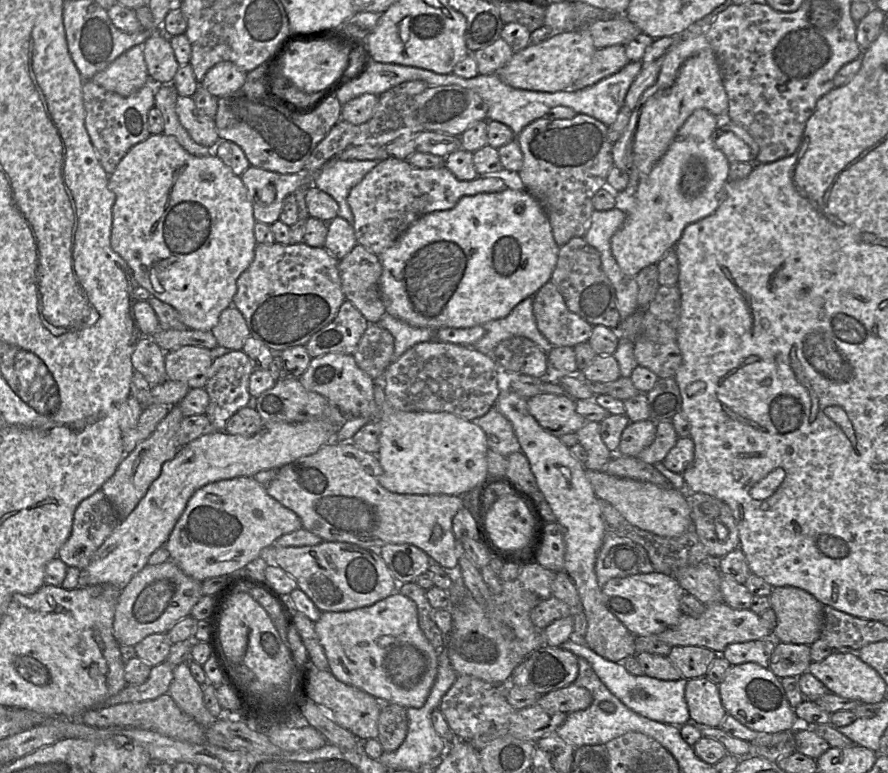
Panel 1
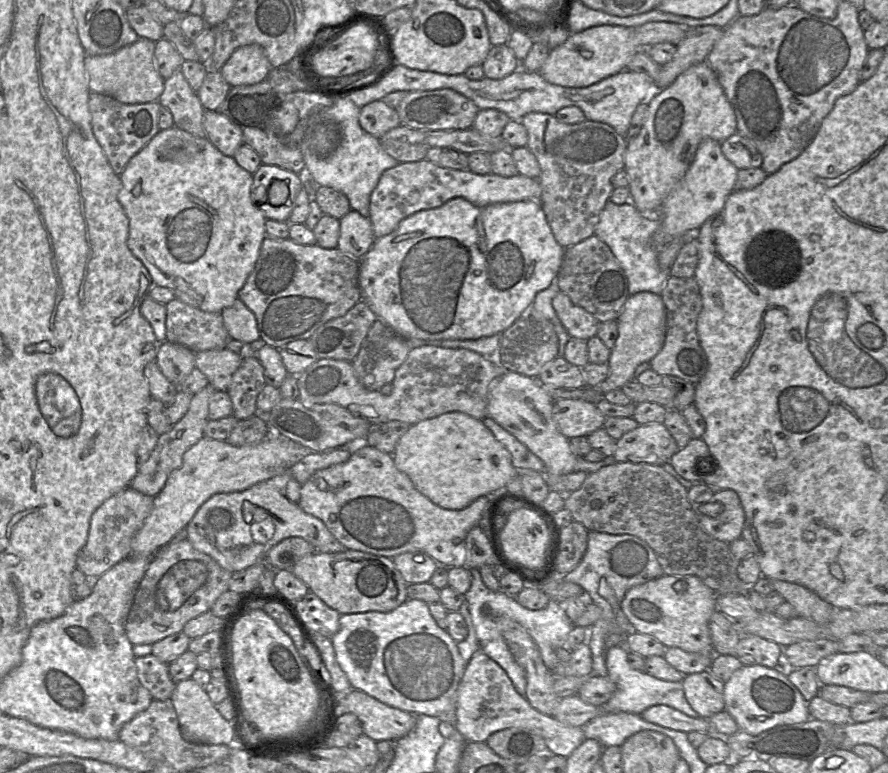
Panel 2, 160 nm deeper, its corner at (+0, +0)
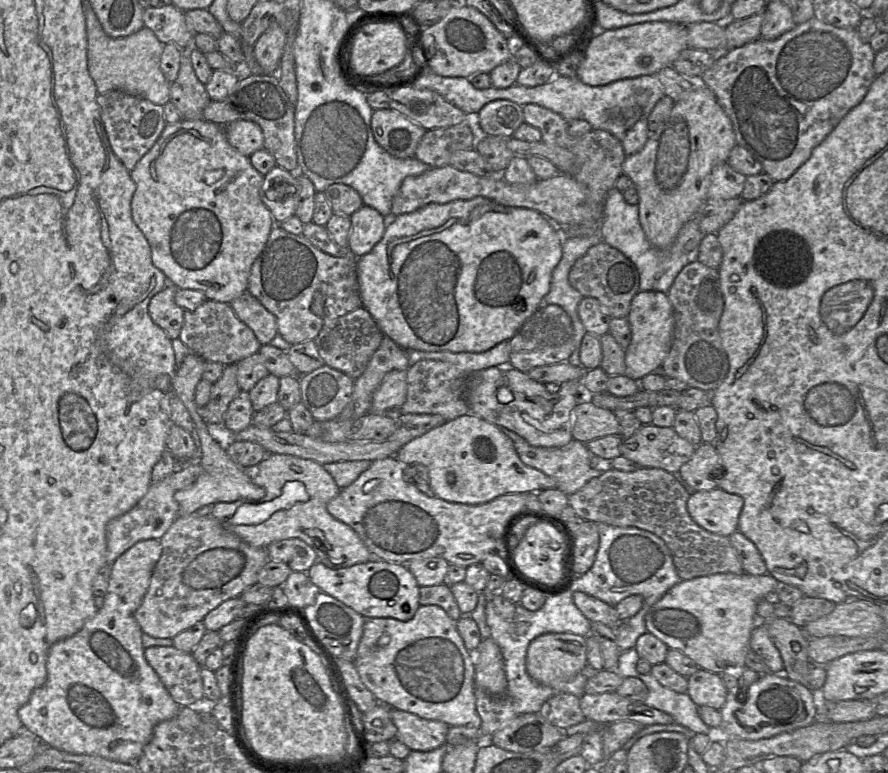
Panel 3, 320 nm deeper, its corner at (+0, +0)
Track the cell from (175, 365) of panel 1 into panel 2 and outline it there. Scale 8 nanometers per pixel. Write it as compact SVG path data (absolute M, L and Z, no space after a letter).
M226 348L206 350L195 354L195 368L208 379L216 391L226 391L233 374L242 363L242 357Z

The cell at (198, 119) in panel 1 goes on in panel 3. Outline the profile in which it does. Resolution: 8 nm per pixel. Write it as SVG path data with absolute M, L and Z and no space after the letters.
M235 120L224 125L225 134L231 146L249 157L263 149L264 136L260 126L247 120Z

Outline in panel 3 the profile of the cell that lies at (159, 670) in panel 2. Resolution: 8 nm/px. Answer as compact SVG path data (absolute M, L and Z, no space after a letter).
M152 646L144 650L144 656L180 707L204 699L202 666L191 653L173 646Z

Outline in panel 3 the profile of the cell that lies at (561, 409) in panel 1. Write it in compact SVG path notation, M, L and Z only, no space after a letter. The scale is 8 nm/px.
M583 391L583 399L573 410L573 439L588 443L608 435L620 435L620 425L614 412L591 403Z

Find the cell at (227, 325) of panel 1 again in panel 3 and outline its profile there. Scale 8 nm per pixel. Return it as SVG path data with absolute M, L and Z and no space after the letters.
M248 291L229 304L237 317L254 332L261 345L269 344L277 336L275 316Z

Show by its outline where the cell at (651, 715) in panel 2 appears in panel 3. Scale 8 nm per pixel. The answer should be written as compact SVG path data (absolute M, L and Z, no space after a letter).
M616 692L584 693L579 699L585 718L601 724L611 724L616 721L633 721L642 725L674 723L669 713L641 701L629 700Z

